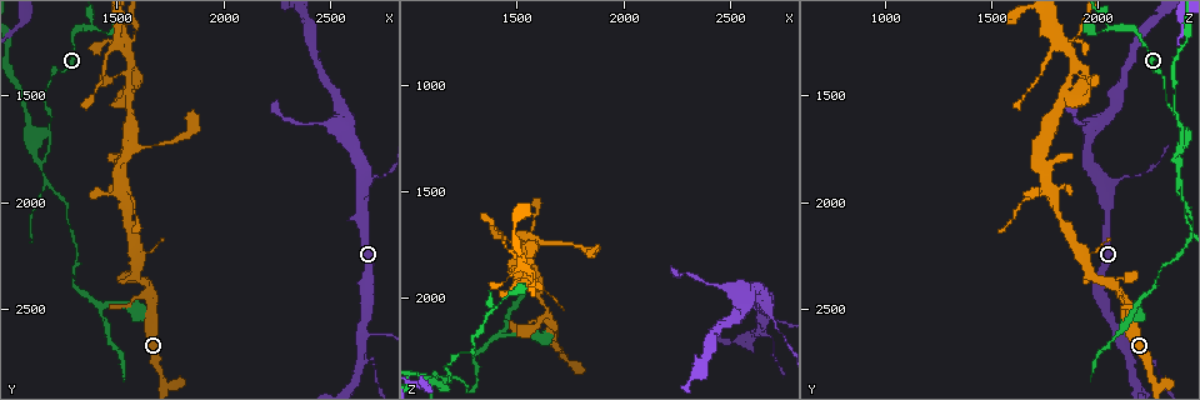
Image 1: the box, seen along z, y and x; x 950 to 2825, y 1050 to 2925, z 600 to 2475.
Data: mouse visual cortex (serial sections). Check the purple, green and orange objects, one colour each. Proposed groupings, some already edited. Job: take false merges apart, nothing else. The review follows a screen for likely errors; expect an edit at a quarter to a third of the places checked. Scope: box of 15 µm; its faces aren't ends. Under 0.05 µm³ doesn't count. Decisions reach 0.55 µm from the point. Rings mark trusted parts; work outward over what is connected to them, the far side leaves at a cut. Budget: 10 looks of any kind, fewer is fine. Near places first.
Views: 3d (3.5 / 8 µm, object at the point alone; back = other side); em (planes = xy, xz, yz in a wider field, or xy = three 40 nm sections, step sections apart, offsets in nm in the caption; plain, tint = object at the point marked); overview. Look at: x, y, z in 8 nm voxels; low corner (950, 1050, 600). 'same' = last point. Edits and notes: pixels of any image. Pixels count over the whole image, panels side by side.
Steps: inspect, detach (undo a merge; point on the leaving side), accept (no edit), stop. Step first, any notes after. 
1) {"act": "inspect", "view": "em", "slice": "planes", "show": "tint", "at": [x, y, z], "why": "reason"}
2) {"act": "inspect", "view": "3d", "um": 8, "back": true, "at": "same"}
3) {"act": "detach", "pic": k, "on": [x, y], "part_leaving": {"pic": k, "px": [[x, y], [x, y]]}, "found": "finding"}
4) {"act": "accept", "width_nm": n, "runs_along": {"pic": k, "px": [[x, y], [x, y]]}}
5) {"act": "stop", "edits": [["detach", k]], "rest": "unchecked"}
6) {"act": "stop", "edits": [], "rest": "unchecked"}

{"act": "inspect", "view": "3d", "um": 8, "back": true, "at": [2670, 1920, 2030], "why": "three-way junction"}

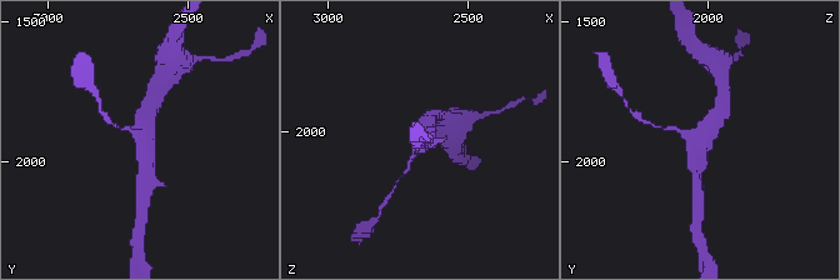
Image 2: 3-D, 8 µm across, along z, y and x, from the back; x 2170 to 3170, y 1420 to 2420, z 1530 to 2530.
{"act": "inspect", "view": "em", "slice": "xy", "step": 2, "show": "tint", "at": [2650, 1920, 2030], "arms": 3, "arm_widths_nm": [200, 300, 450]}

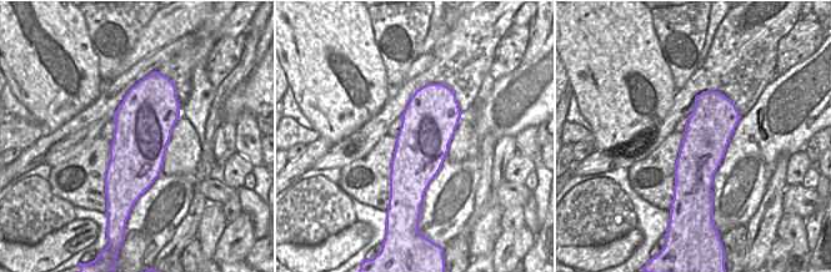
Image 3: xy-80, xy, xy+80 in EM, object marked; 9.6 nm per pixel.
{"act": "accept", "runs_along": {"pic": 2, "px": [[695, 175], [703, 131], [720, 110]]}, "found": "one cell here"}

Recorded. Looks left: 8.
{"act": "inspect", "view": "em", "slice": "xy", "step": 3, "show": "tint", "at": [2540, 1640, 1970], "why": "three-way junction"}

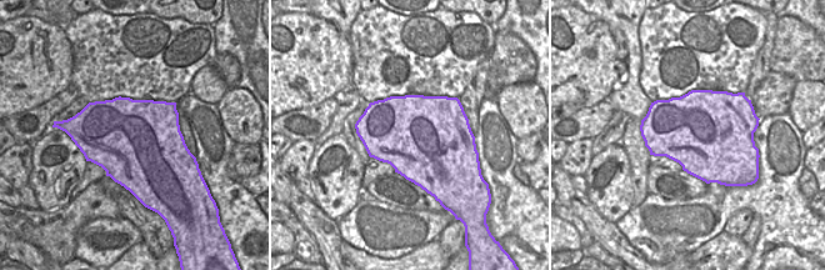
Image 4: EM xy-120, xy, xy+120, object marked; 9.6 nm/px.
{"act": "inspect", "view": "3d", "um": 3.5, "at": "same"}

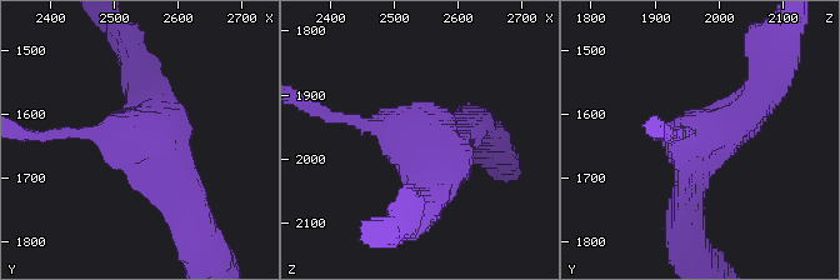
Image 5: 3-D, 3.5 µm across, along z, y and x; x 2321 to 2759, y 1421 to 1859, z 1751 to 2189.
{"act": "accept", "runs_along": {"pic": 5, "px": [[685, 213], [698, 148], [761, 90]]}, "found": "all the same cell"}

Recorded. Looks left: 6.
{"act": "inspect", "view": "3d", "um": 3.5, "back": true, "at": [1530, 1270, 1840]}

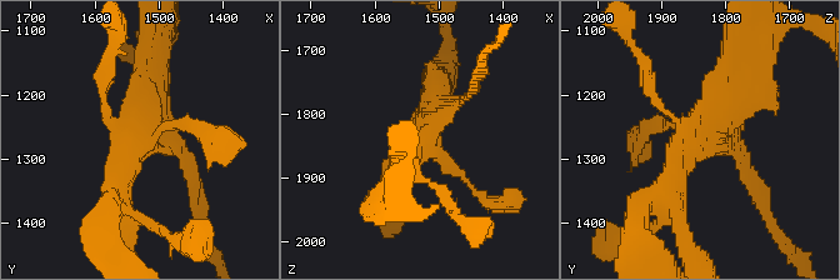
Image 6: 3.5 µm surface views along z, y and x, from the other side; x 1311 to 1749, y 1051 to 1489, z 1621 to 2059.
{"act": "inspect", "view": "em", "slice": "planes", "show": "tint", "at": [1530, 1275, 1850], "why": "shape alone is not enough"}

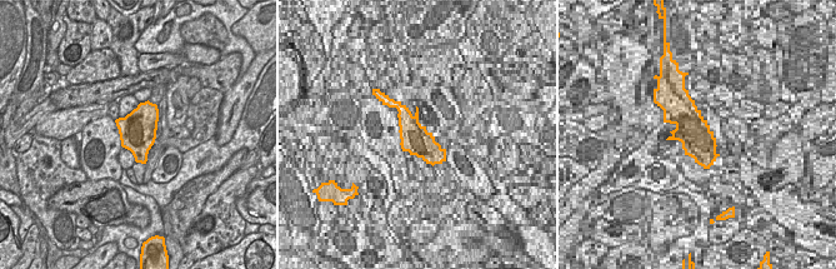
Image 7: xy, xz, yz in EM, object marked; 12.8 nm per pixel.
{"act": "accept", "width_nm": 480, "runs_along": {"pic": 6, "px": [[679, 215], [675, 161], [743, 81]]}, "found": "one cell here"}

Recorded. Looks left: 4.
{"act": "inspect", "view": "3d", "um": 3.5, "at": [1380, 1190, 2040], "why": "thin neck"}

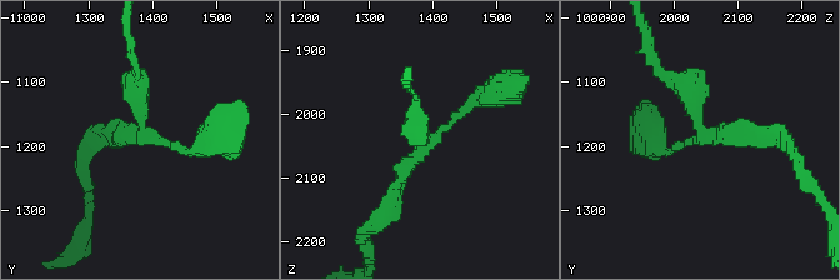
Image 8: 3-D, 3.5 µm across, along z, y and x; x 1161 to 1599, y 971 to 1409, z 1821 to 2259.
{"act": "inspect", "view": "em", "slice": "xy", "step": 5, "show": "tint", "at": [1385, 1185, 2045], "arms": 3, "arm_widths_nm": [150, 200, 300]}

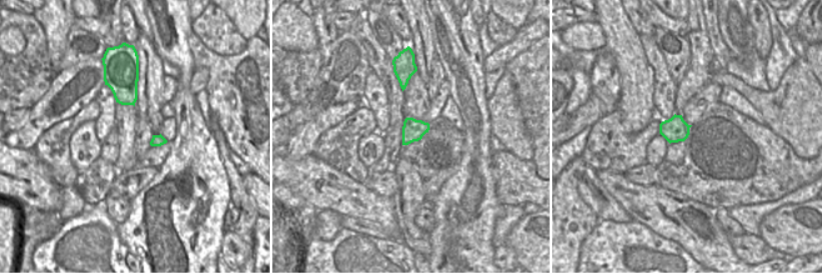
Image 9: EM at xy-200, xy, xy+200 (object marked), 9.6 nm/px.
{"act": "inspect", "view": "em", "slice": "planes", "show": "tint", "at": "same", "why": "another direction"}

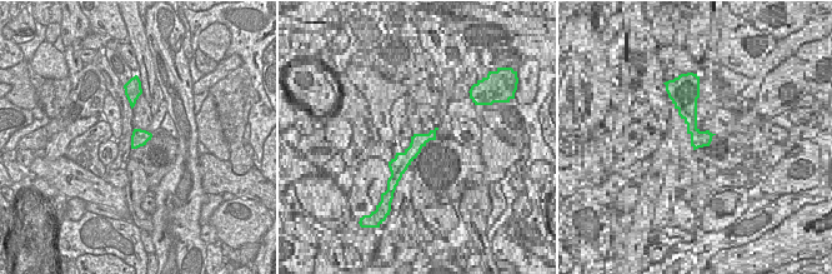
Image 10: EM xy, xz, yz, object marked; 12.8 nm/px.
{"act": "accept", "width_nm": 220, "runs_along": {"pic": 8, "px": [[388, 215], [419, 148], [484, 96]]}, "found": "one cell here"}

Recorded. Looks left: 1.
{"act": "stop", "edits": [], "rest": "unchecked"}

